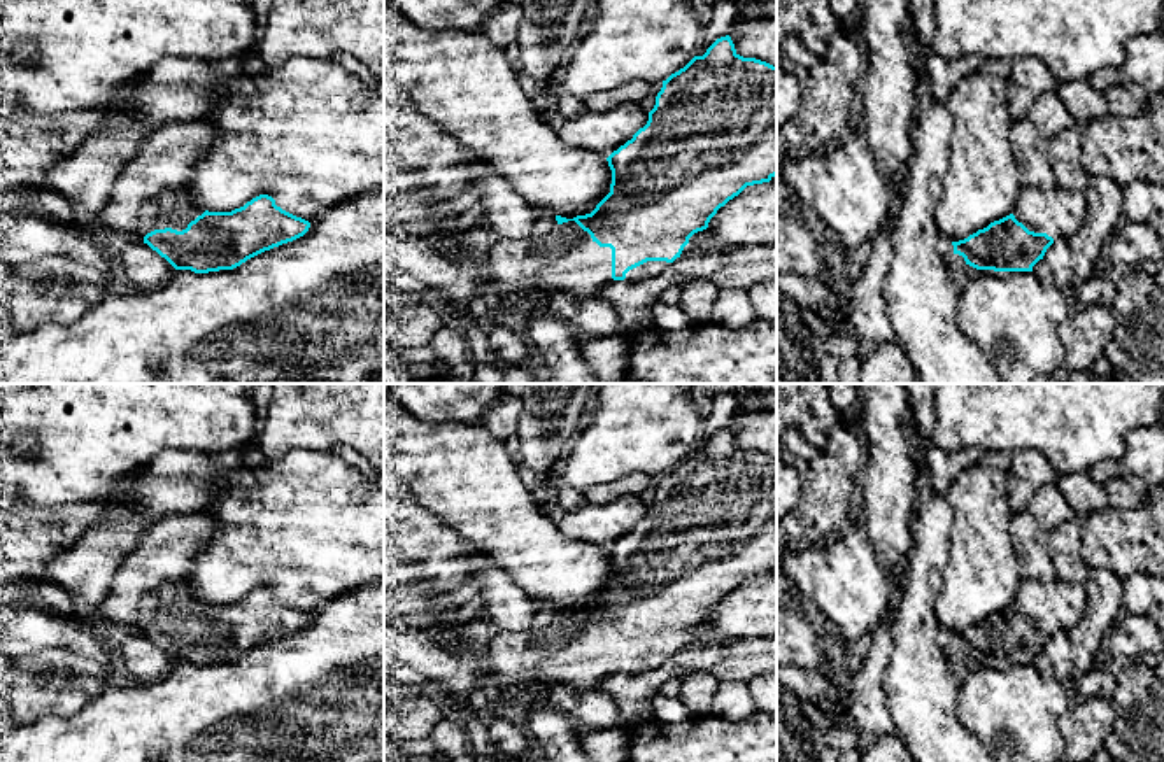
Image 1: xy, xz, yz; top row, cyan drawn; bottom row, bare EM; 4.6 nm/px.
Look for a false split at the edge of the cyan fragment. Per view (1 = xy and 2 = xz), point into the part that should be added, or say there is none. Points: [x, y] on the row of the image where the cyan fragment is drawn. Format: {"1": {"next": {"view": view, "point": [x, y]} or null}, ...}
{"1": {"next": {"view": "xy", "point": [176, 209]}}, "2": {"next": {"view": "xz", "point": [551, 258]}}}

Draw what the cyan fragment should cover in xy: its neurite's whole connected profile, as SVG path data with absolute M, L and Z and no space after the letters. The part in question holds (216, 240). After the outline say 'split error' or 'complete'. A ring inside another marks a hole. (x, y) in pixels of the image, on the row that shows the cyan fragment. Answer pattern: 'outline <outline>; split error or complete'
outline M182 189L147 198L133 238L147 243L175 270L233 270L247 259L303 236L310 222L259 194L231 212L200 208Z; split error

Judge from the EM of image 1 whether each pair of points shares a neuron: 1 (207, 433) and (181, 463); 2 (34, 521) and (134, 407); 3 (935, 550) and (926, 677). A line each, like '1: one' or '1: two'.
1: two
2: two
3: one

